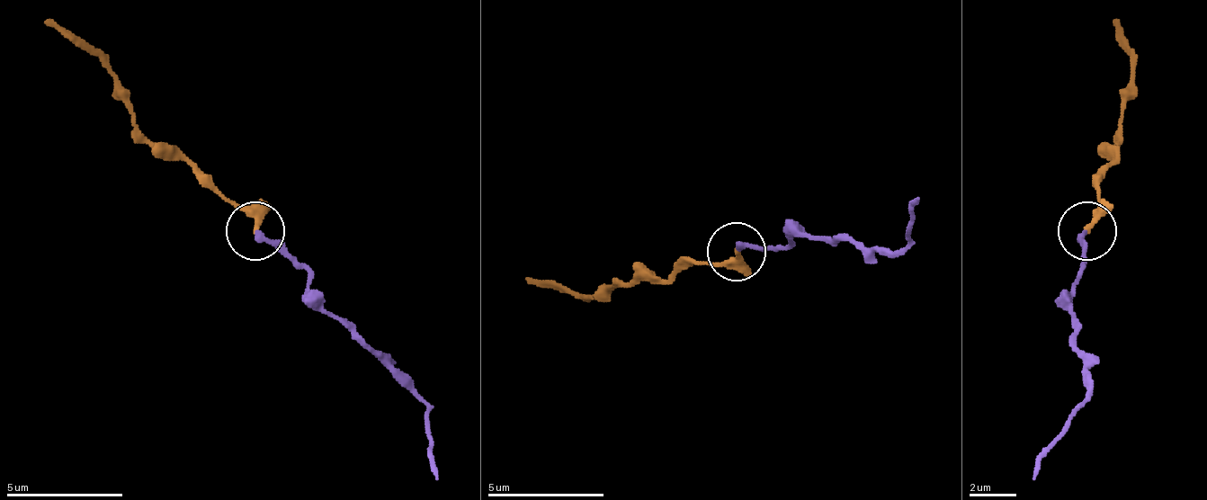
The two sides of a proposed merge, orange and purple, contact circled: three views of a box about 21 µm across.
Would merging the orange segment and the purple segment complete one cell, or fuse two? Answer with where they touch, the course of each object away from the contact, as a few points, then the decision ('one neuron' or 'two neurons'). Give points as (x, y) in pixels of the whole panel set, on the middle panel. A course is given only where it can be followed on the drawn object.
at (736, 251); orange runs (737, 250), (731, 262), (684, 262), (667, 279), (608, 285), (596, 297), (526, 279); purple runs (737, 250), (784, 250), (791, 237), (902, 250), (919, 197); one neuron

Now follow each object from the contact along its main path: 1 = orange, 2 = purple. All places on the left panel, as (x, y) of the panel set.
1: (256, 232), (250, 214), (133, 120), (127, 91), (45, 21)
2: (256, 232), (303, 267), (309, 297), (421, 402), (438, 478)

